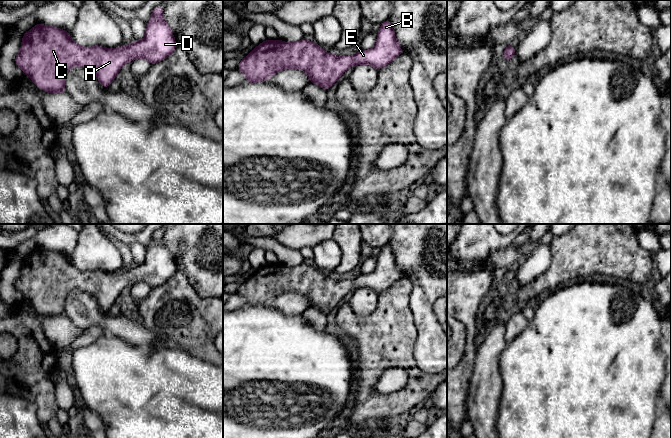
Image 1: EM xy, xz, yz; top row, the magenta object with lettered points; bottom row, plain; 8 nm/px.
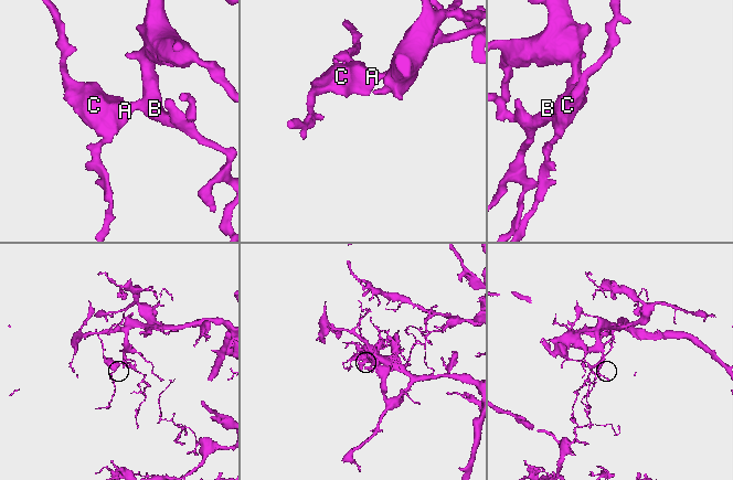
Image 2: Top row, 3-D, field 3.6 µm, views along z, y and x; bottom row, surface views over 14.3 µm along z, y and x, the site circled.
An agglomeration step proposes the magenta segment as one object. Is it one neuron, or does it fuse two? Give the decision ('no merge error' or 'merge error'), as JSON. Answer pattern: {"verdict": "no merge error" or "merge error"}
{"verdict": "no merge error"}

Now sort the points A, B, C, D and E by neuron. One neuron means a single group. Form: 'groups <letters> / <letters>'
groups A B C D E

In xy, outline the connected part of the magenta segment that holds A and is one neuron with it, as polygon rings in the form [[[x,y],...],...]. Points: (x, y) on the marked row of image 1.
[[[158,4],[152,12],[150,21],[146,24],[144,39],[115,49],[102,46],[81,47],[71,39],[69,32],[36,23],[32,29],[22,35],[20,52],[15,58],[15,63],[44,92],[66,93],[66,73],[73,66],[91,70],[98,77],[100,85],[103,88],[108,88],[125,63],[135,59],[145,59],[153,65],[164,60],[175,51],[176,40],[163,14],[164,9]]]

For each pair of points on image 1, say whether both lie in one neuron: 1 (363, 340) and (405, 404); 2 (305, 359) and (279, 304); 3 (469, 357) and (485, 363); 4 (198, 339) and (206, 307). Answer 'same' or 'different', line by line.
1: same
2: different
3: different
4: same

